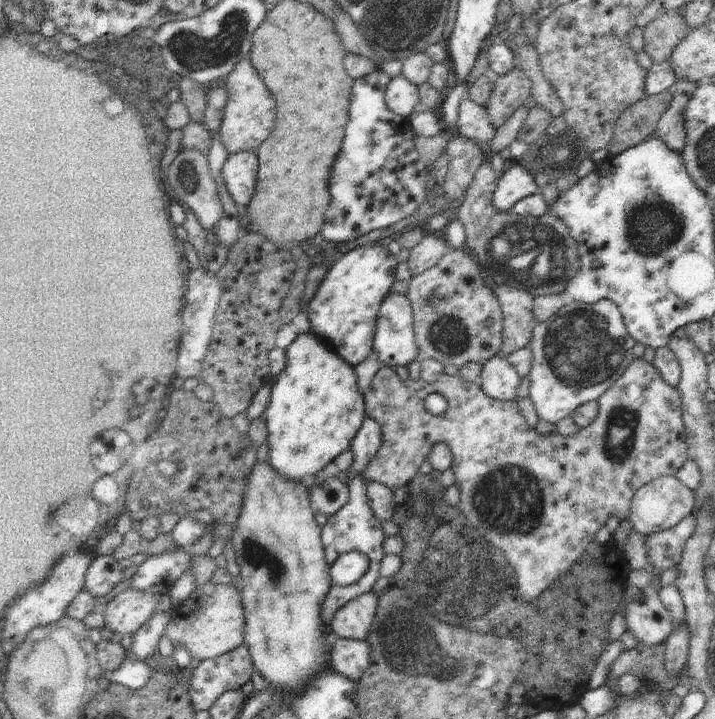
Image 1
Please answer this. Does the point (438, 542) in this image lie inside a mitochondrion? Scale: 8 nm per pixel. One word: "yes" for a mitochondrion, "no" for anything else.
yes

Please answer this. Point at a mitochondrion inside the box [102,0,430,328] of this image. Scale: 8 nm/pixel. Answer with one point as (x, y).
(168, 55)

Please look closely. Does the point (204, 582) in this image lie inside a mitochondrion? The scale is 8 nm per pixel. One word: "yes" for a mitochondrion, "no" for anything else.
no

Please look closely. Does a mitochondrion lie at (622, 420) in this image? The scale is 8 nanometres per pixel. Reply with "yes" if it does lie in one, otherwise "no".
yes

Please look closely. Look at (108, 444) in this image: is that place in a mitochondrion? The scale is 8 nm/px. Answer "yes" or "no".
no

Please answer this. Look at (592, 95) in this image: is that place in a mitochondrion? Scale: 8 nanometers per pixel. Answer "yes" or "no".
no

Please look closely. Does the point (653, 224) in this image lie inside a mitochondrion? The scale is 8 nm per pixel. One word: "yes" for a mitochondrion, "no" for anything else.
yes

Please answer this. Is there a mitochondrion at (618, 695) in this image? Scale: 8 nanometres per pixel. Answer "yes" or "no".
no

